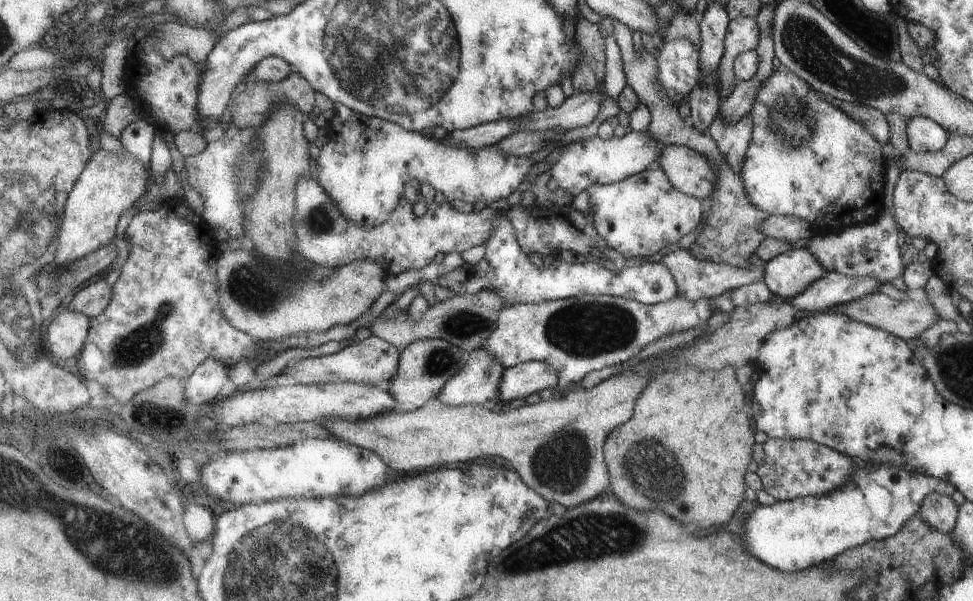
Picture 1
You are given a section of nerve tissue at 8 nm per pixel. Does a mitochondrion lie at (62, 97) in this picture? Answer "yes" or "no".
no

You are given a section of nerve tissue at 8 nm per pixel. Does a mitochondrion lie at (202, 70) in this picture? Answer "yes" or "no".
no

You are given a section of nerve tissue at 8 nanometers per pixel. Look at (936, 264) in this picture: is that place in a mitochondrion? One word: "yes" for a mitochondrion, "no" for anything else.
no

